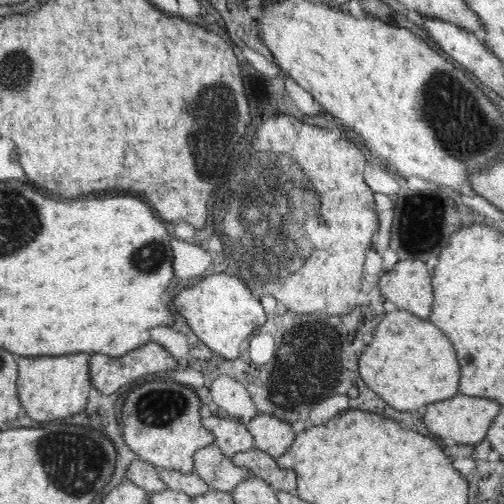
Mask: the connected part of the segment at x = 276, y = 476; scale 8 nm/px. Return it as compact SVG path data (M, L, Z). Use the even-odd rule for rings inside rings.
M253 448L231 458L238 466L248 467L255 477L266 482L276 492L285 491L297 495L297 475L291 469L282 469L277 460L262 450Z

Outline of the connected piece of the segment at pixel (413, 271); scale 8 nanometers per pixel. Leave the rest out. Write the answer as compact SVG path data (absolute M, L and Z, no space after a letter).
M400 260L391 271L380 274L379 284L386 300L428 321L432 310L432 281L424 262Z

